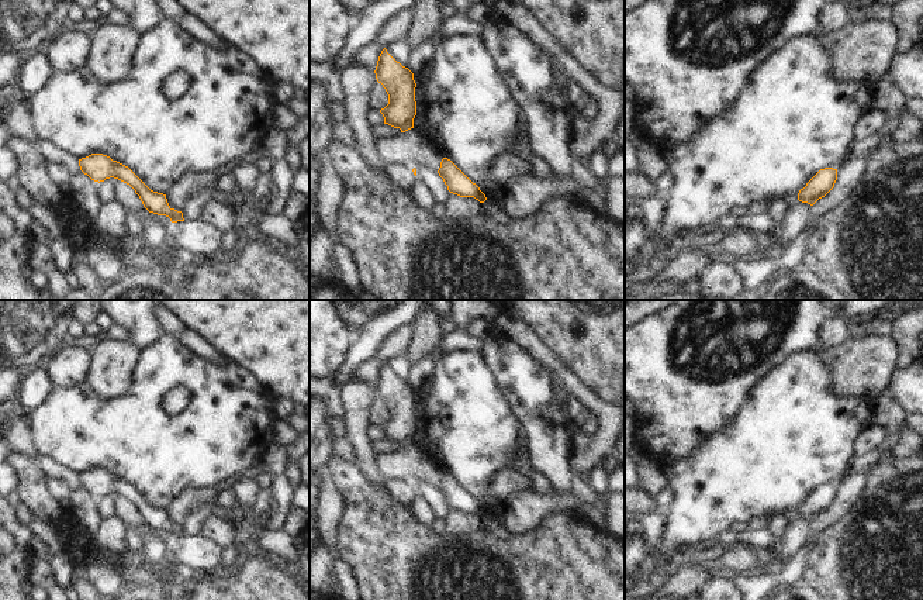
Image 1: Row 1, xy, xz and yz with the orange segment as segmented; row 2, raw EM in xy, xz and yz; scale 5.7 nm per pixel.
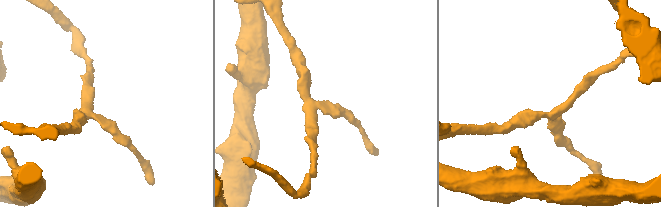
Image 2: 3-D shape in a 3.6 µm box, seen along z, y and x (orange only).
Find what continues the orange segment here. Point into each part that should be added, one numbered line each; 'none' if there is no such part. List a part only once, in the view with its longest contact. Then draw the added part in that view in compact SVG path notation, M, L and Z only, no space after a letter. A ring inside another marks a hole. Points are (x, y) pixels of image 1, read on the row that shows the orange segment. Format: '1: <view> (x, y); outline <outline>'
none

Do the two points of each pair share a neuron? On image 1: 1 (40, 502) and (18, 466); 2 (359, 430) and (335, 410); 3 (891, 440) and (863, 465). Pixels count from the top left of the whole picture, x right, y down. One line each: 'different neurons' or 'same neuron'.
1: same neuron
2: different neurons
3: same neuron

